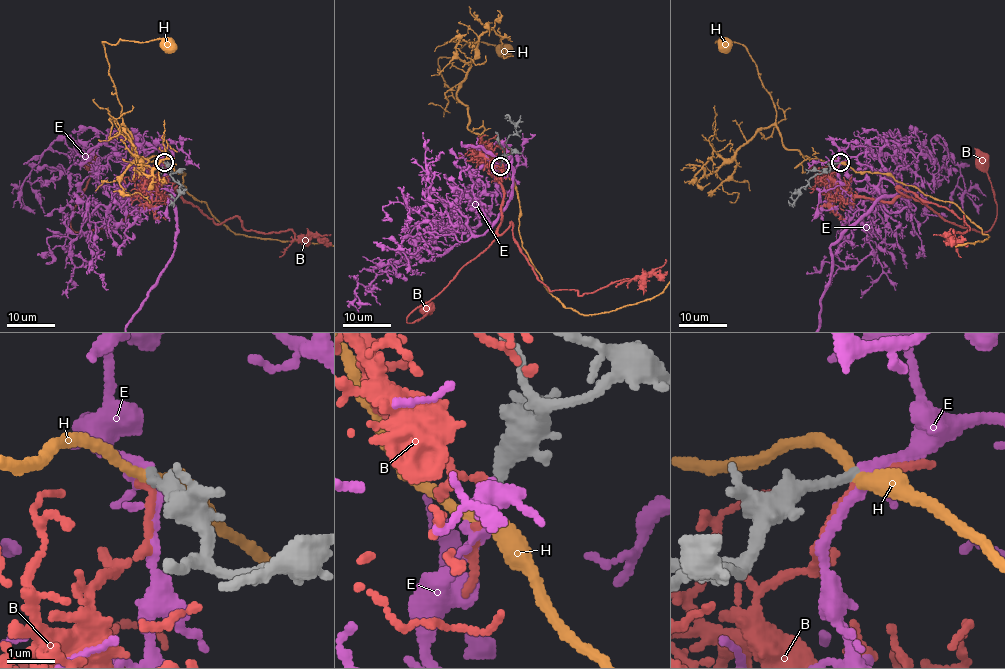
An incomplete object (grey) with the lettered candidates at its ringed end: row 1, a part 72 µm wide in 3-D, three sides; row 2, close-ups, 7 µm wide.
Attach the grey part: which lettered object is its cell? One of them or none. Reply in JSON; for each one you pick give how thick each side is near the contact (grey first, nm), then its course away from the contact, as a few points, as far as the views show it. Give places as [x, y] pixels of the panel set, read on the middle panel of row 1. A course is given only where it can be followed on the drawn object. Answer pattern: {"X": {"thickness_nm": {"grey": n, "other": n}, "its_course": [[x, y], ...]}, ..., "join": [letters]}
{"E": {"thickness_nm": {"grey": 200, "other": 200}}, "join": ["E"]}

